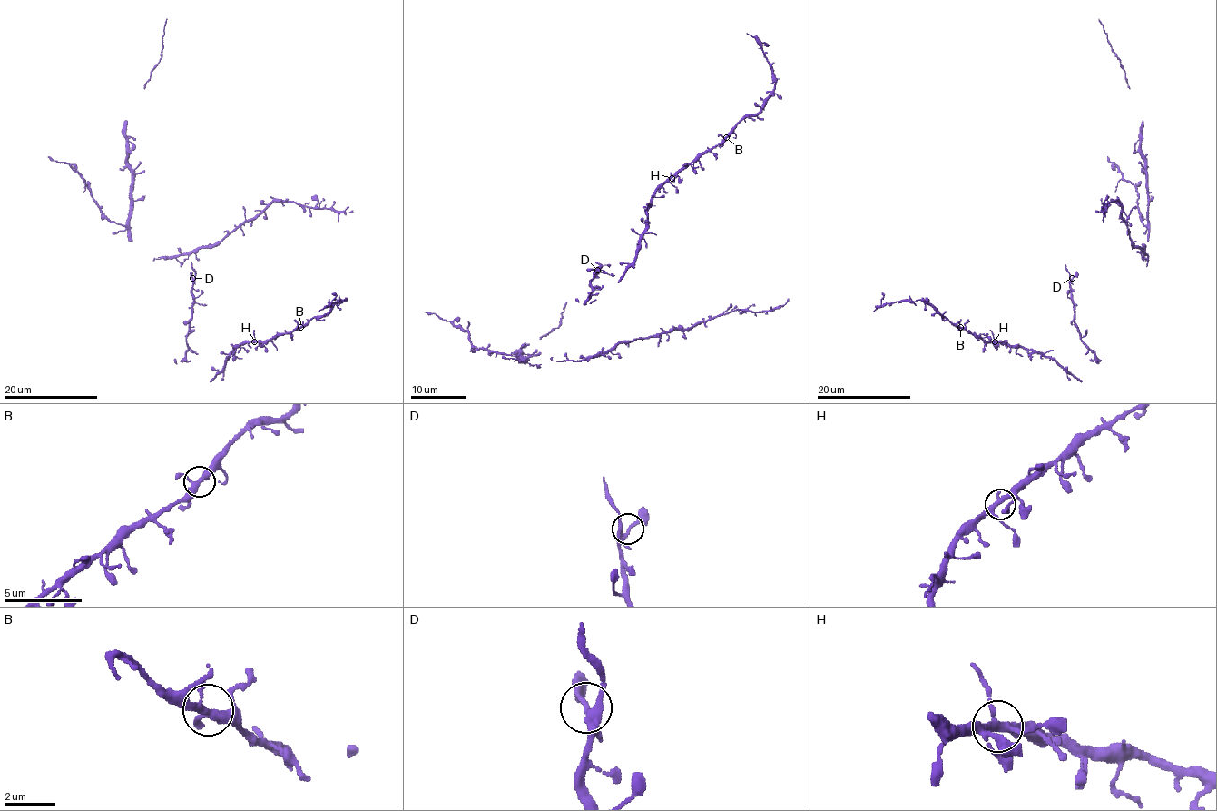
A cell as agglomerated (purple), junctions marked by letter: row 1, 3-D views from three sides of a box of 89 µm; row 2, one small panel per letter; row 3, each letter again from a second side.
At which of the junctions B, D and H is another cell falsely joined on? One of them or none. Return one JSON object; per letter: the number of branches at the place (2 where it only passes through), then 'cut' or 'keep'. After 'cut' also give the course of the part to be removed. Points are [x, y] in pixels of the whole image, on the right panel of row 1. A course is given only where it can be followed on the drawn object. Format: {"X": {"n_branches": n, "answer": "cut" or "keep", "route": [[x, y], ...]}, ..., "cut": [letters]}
{"B": {"n_branches": 4, "answer": "keep"}, "D": {"n_branches": 4, "answer": "keep"}, "H": {"n_branches": 4, "answer": "keep"}, "cut": []}

